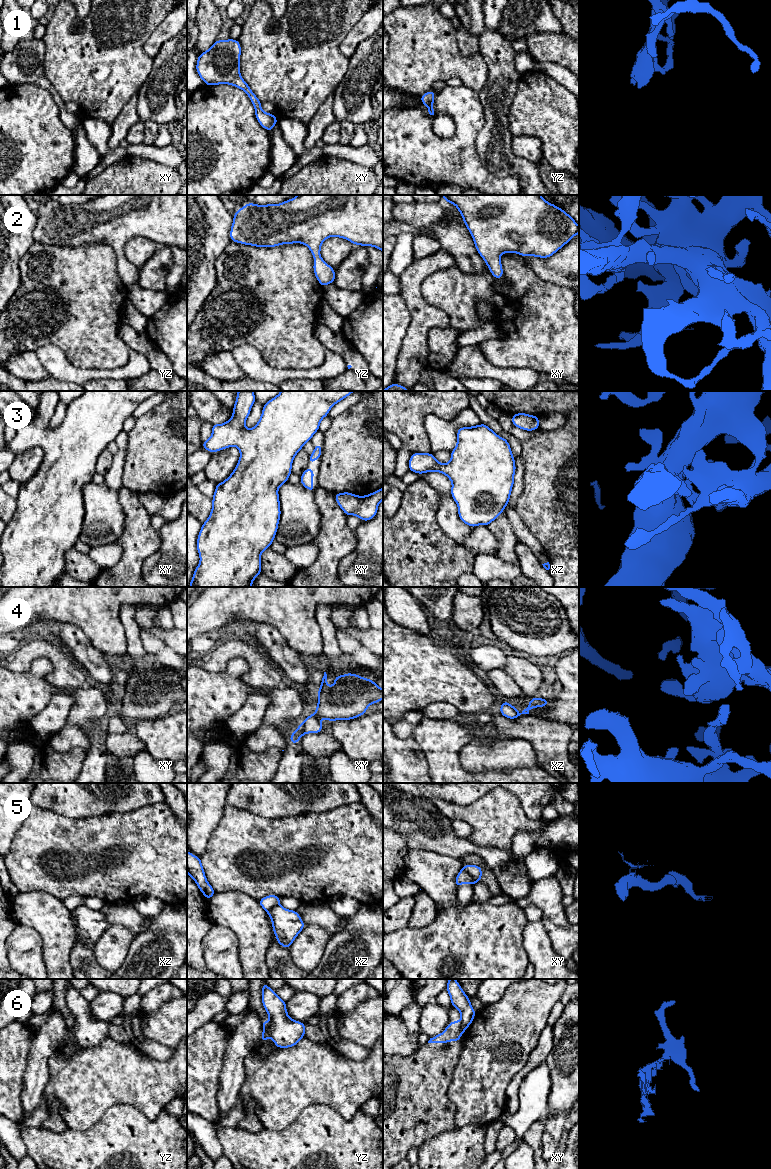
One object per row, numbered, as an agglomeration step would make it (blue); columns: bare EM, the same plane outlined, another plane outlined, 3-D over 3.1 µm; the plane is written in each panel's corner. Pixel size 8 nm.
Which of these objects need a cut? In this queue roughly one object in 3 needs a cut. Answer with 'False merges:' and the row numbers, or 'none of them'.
False merges: 5, 6

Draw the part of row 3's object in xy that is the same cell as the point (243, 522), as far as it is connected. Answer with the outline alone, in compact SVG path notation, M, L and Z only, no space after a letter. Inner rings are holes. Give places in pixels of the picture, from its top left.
M238 391L236 401L233 407L232 417L223 424L212 425L212 435L211 437L202 442L202 448L207 451L214 453L225 448L236 446L240 450L240 458L230 476L223 482L216 484L214 496L212 498L212 510L210 512L209 518L202 524L201 530L197 538L197 551L200 556L200 562L196 567L192 580L189 587L251 587L253 580L261 575L261 553L268 549L275 539L277 533L278 524L280 521L280 501L278 495L279 487L288 482L288 478L292 473L292 462L296 454L303 448L304 444L311 440L313 435L319 430L321 420L329 414L330 409L338 402L349 396L355 391L281 391L277 396L269 400L263 406L262 414L257 422L257 424L251 428L247 429L245 427L245 422L250 414L253 404L256 402L255 395L253 391Z

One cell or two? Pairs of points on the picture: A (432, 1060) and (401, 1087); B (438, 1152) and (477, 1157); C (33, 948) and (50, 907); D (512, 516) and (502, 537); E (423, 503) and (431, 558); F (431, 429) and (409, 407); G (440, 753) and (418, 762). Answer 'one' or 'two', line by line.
A: one
B: one
C: two
D: two
E: one
F: two
G: two

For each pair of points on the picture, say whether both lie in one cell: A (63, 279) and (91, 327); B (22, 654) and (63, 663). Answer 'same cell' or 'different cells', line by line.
A: same cell
B: same cell

